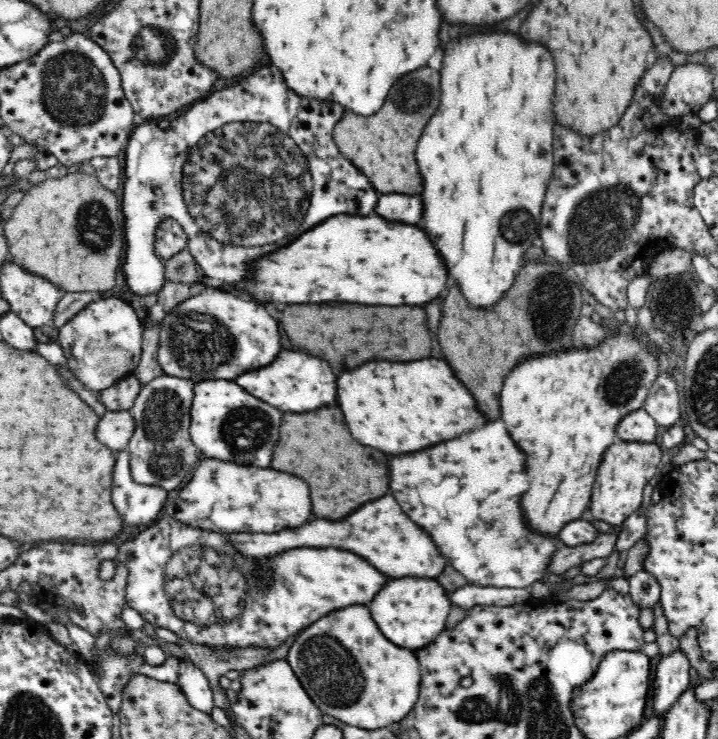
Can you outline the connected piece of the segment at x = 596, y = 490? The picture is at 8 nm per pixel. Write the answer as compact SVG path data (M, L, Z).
M617 440L609 447L596 474L592 486L589 514L594 520L601 520L612 527L620 528L625 520L640 508L643 501L644 488L649 482L656 482L659 478L660 458L663 451L656 443L638 443Z

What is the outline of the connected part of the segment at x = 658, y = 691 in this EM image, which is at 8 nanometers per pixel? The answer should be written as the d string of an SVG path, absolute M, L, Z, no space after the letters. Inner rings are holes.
M681 649L670 656L662 656L656 666L654 684L652 684L653 717L666 715L679 696L689 690L692 684L689 674L691 667L690 661L686 659Z

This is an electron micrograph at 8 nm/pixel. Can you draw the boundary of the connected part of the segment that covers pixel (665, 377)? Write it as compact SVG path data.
M659 373L646 396L643 409L659 426L667 428L681 423L680 389L671 374Z

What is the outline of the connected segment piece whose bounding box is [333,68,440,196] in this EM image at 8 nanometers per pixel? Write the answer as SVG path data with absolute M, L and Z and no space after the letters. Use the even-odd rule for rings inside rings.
M420 68L408 76L402 76L394 84L392 92L388 94L388 100L384 102L380 112L376 112L376 116L364 120L362 116L352 116L352 112L346 110L342 120L338 120L333 128L335 143L339 151L370 178L372 186L378 192L382 194L396 192L410 196L420 194L422 180L414 160L414 148L422 136L424 122L432 118L432 114L438 110L438 104L440 104L440 74L432 68ZM412 120L422 120L422 126L412 126L410 124ZM394 160L398 164L398 170L392 168Z

